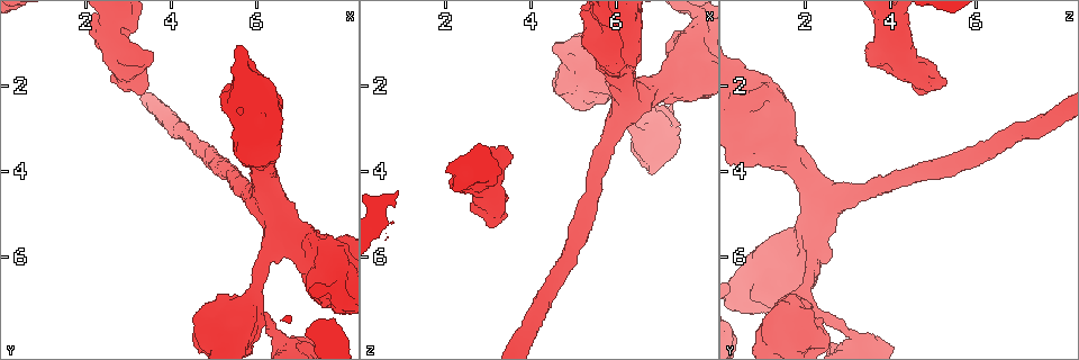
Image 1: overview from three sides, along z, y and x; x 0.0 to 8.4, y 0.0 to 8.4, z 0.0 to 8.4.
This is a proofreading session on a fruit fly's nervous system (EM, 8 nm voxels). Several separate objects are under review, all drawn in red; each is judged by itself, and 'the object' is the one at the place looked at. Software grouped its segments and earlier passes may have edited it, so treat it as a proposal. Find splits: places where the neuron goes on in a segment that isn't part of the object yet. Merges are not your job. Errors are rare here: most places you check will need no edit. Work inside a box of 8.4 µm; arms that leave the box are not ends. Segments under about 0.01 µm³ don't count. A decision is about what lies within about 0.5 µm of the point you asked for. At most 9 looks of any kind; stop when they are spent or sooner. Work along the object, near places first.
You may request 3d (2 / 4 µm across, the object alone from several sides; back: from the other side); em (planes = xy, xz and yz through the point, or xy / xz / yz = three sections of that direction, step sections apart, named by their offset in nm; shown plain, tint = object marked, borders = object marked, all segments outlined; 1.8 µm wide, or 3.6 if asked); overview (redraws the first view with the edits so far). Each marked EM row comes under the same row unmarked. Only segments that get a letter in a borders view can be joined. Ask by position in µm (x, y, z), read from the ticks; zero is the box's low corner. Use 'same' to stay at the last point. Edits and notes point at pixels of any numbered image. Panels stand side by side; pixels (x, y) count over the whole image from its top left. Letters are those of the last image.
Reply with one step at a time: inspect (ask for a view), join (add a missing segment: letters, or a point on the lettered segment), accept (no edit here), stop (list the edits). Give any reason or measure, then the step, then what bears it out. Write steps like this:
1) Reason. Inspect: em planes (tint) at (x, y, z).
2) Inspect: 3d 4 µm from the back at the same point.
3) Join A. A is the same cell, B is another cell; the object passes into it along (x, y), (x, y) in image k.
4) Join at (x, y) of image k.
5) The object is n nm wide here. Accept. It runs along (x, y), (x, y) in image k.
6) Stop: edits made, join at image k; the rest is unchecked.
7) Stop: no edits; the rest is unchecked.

An open end. Inspect: 3d 4 µm at (4.60, 7.30, 1.20).

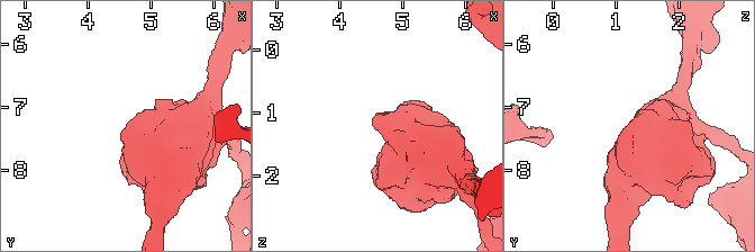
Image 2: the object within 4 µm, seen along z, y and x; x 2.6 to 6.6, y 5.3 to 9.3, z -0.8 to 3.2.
Inspect: em 3.6 µm planes (borders) at (4.60, 7.30, 1.20).

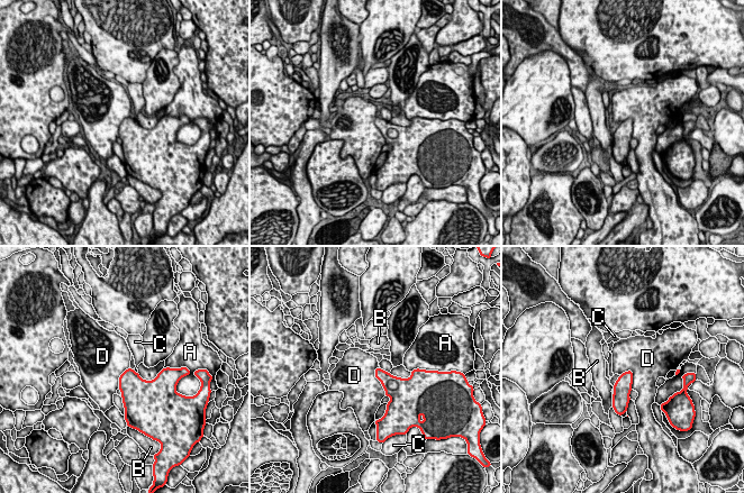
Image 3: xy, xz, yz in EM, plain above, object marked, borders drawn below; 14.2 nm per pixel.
The longest contact is with D, 440 nm. Accept. A, B, C and D are other cells; a border runs along (378, 366), (375, 377), (386, 395) in image 3; no lettered segment goes on from it.

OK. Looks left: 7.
Thick end. Inspect: em planes (borders) at (2.95, 1.85, 5.15).

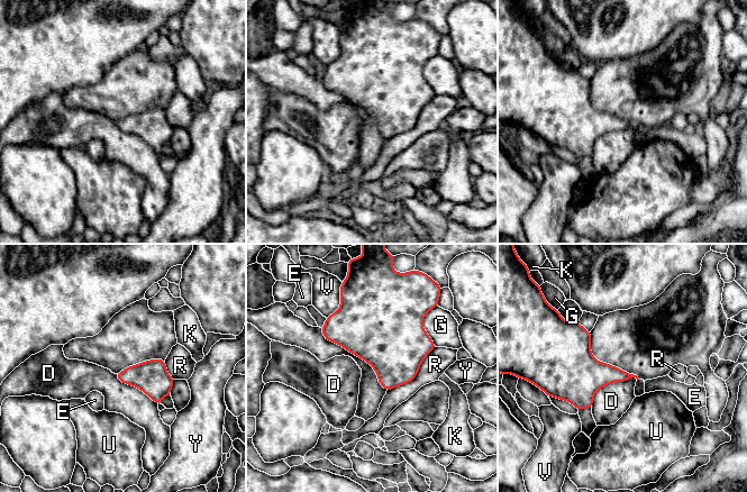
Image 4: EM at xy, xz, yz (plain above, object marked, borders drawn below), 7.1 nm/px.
Accept. D, E, G, K, R, U, V and Y are other cells; a border runs along (637, 379), (602, 385), (591, 407) in image 4; none of them fits.

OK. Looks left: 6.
Sharp bend. Inspect: em planes (tint) at (2.55, 0.50, 3.95).

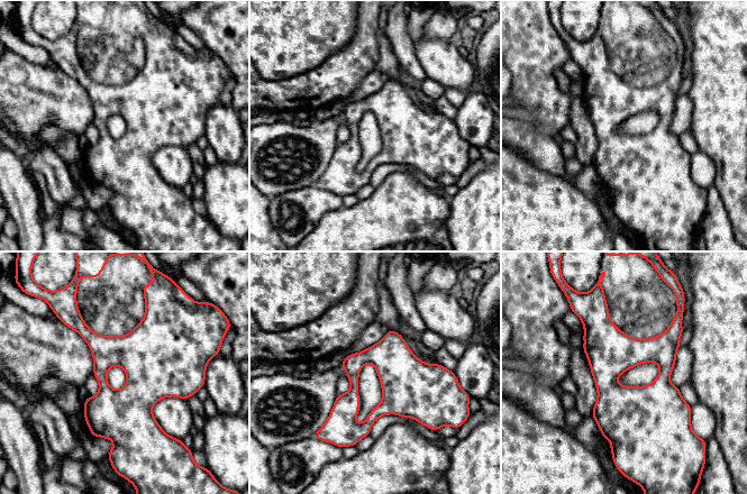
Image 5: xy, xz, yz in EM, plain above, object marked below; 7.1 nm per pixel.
What lies round it. Inspect: em planes (borders) at the same point.

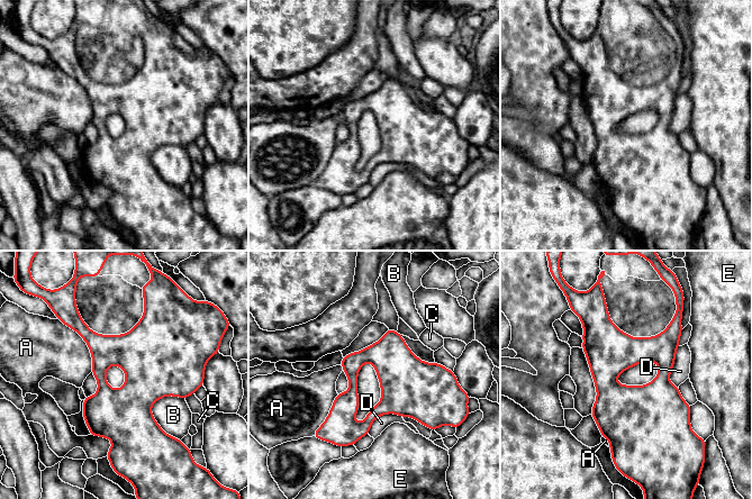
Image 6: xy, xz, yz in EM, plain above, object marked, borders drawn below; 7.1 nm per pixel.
Accept. A, B, C, D and E are other cells; a border runs along (65, 324), (88, 346), (92, 371) in image 6; no lettered segment goes on from it.

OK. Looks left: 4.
Calibre changes. Inspect: 3d 4 µm at (6.00, 3.30, 0.60).

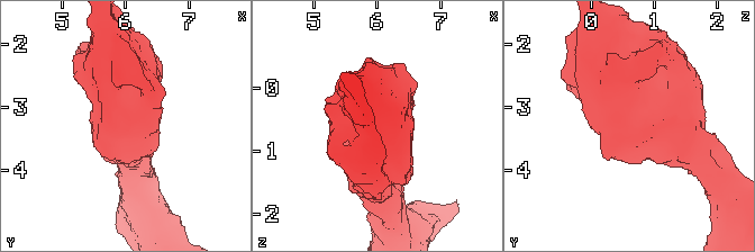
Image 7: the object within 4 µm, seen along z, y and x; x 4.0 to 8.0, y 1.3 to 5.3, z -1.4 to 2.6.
Shape alone is not enough. Inspect: em 3.6 µm xz step 4 (tint) at (6.05, 3.25, 0.60).

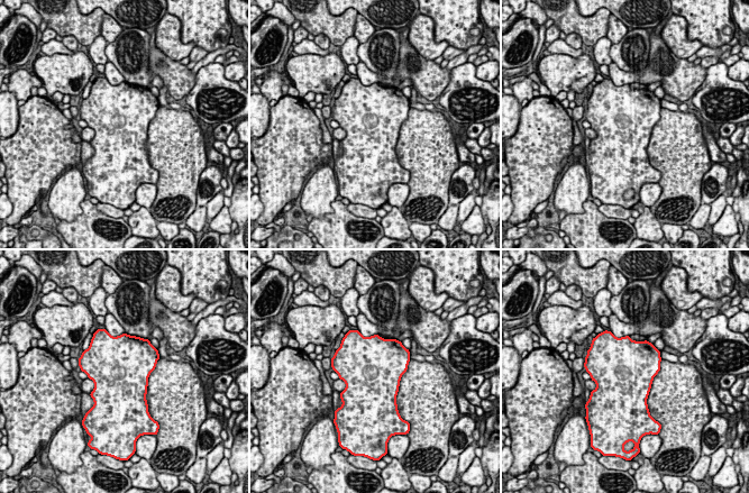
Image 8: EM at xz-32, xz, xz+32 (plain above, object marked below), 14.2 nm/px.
Inspect: em 3.6 µm planes (borders) at the same point.

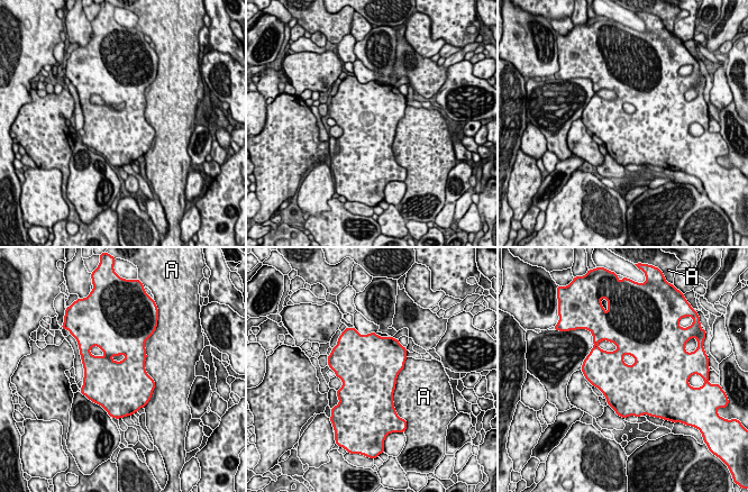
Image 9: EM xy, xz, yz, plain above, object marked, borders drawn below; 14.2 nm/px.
Accept. A is another cell; a border runs along (144, 343), (151, 398) in image 9; no lettered segment goes on from it.

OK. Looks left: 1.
Stop: no edits; the rest is unchecked.

